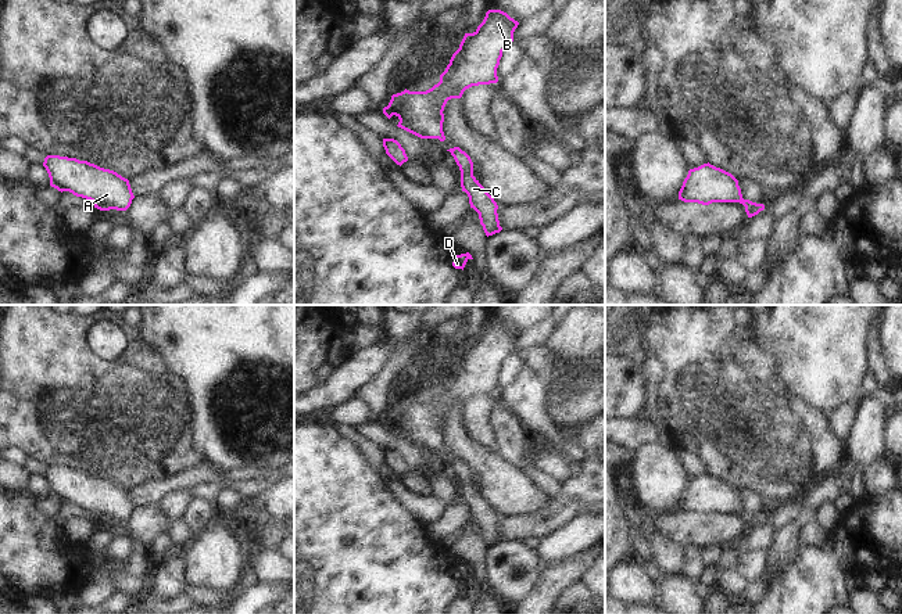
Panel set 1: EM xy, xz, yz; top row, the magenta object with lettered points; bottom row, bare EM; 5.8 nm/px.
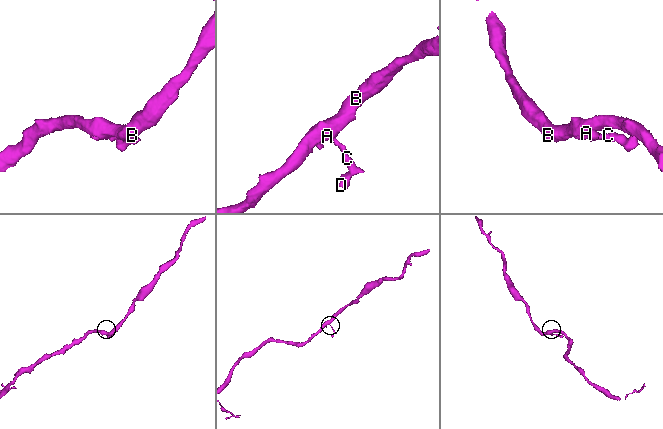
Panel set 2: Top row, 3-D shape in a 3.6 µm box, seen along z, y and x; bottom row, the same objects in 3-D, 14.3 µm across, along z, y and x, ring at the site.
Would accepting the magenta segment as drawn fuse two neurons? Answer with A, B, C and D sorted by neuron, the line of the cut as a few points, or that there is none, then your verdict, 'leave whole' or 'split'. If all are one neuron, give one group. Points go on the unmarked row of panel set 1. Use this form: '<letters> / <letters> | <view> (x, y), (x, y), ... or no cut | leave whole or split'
A B C D | no cut | leave whole

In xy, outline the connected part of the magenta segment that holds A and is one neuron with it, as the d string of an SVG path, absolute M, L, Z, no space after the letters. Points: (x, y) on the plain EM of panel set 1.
M47 466L43 477L51 498L90 510L100 521L126 521L135 509L128 489L87 471Z

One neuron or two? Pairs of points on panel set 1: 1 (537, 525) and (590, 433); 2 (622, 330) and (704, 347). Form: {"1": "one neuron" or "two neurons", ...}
{"1": "one neuron", "2": "two neurons"}

